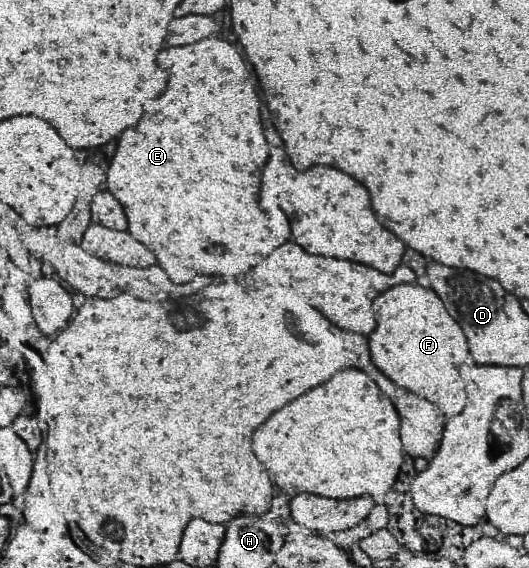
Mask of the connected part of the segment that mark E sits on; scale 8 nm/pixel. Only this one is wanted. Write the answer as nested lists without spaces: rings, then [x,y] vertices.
[[[206,38],[206,40],[196,42],[196,44],[166,48],[166,50],[160,52],[158,64],[170,74],[168,76],[168,90],[162,96],[146,102],[142,120],[136,126],[126,128],[122,132],[116,156],[114,156],[114,160],[111,161],[108,168],[107,189],[120,200],[120,204],[122,204],[126,216],[128,216],[128,222],[130,222],[130,234],[156,254],[158,264],[166,270],[166,274],[176,284],[188,282],[194,274],[214,274],[214,276],[240,274],[246,268],[256,266],[258,262],[262,262],[272,250],[276,250],[278,246],[282,246],[286,240],[292,238],[286,214],[274,204],[260,206],[262,170],[264,170],[264,166],[268,162],[268,156],[270,156],[270,146],[268,146],[266,136],[260,128],[260,108],[262,108],[260,98],[258,98],[255,87],[249,80],[248,70],[244,66],[240,54],[228,42],[222,42],[218,38]]]

